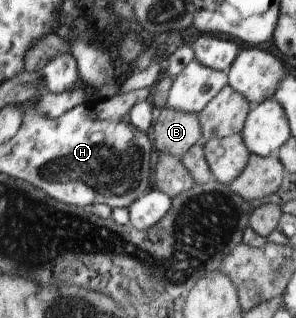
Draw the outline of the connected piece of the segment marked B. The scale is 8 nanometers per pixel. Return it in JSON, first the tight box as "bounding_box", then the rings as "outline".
{"bounding_box":[153,105,204,159],"outline":[[[167,105],[153,127],[153,139],[157,149],[182,159],[198,142],[204,141],[203,124],[196,112],[172,109]]]}

